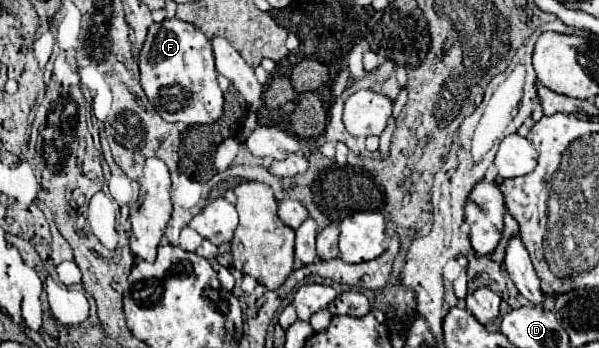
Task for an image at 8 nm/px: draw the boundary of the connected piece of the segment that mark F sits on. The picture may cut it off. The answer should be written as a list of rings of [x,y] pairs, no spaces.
[[[165,19],[161,25],[155,23],[149,29],[147,41],[141,49],[139,69],[141,69],[141,87],[147,99],[153,103],[153,107],[159,111],[159,115],[165,121],[185,123],[185,125],[203,125],[203,123],[213,123],[223,115],[223,91],[217,83],[213,47],[209,43],[209,37],[201,29],[193,27],[191,23],[185,23],[181,19]]]

